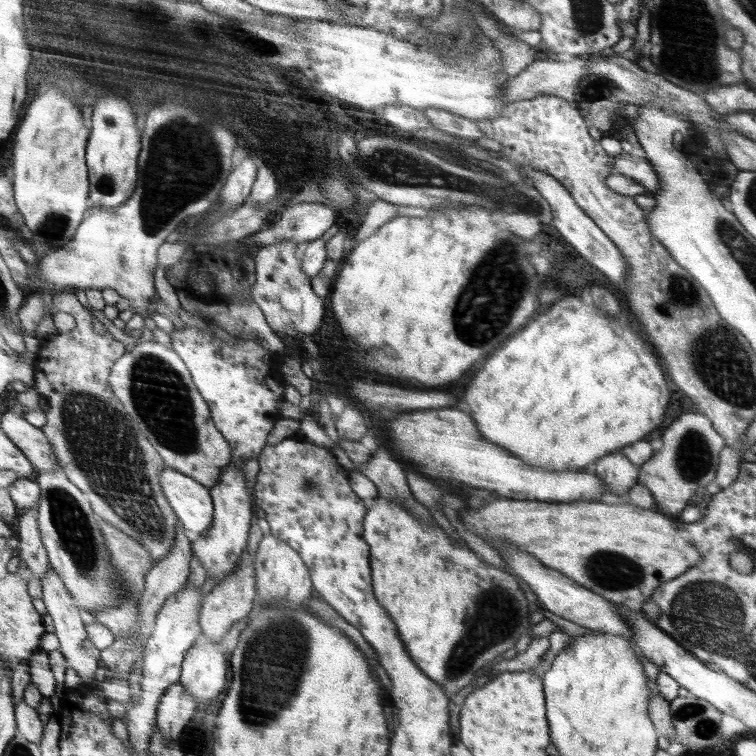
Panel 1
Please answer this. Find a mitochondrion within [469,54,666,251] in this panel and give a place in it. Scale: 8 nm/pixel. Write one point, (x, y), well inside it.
(595, 92)

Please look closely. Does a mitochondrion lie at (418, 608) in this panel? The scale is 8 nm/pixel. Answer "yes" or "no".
no

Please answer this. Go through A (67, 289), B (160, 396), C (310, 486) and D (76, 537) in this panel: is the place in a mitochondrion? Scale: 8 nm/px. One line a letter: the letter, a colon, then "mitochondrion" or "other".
A: other
B: mitochondrion
C: mitochondrion
D: mitochondrion

